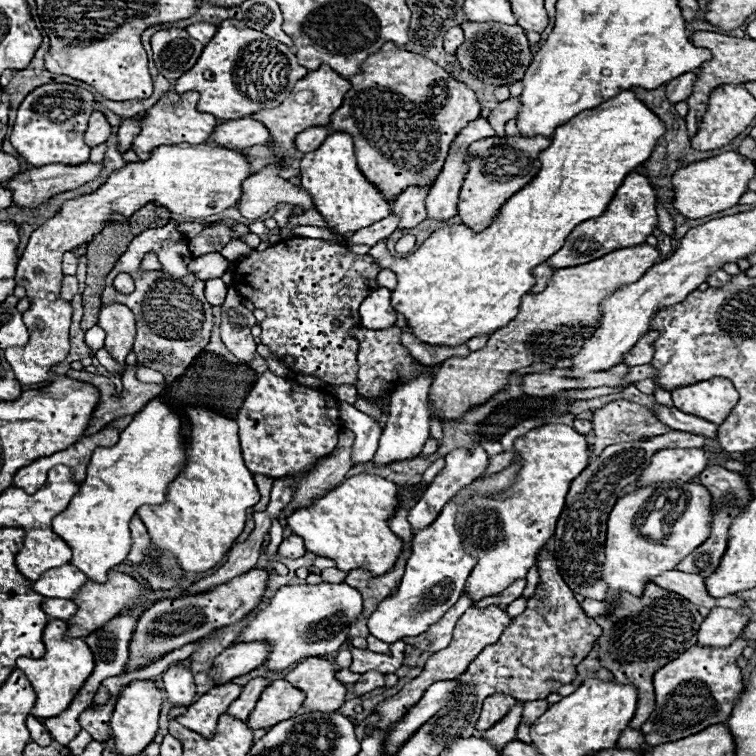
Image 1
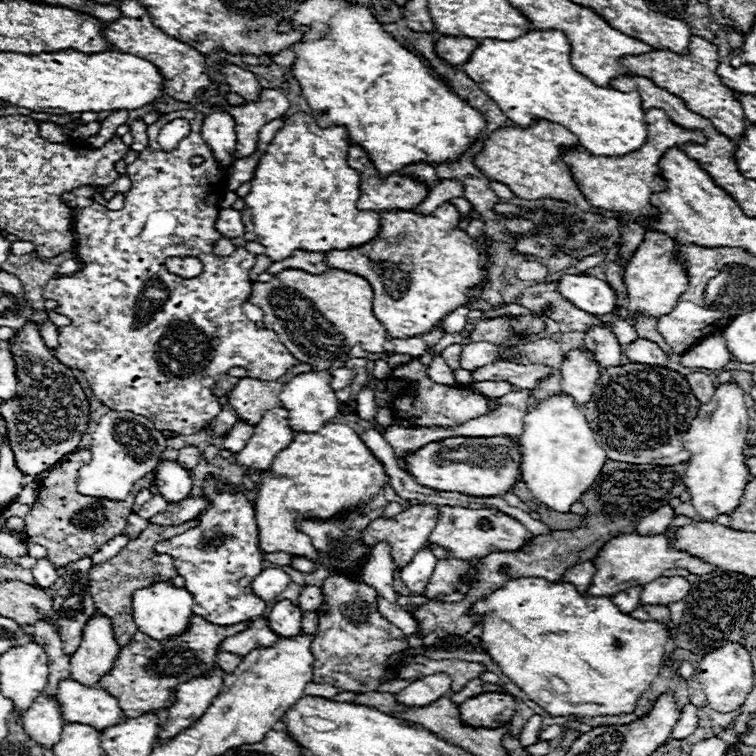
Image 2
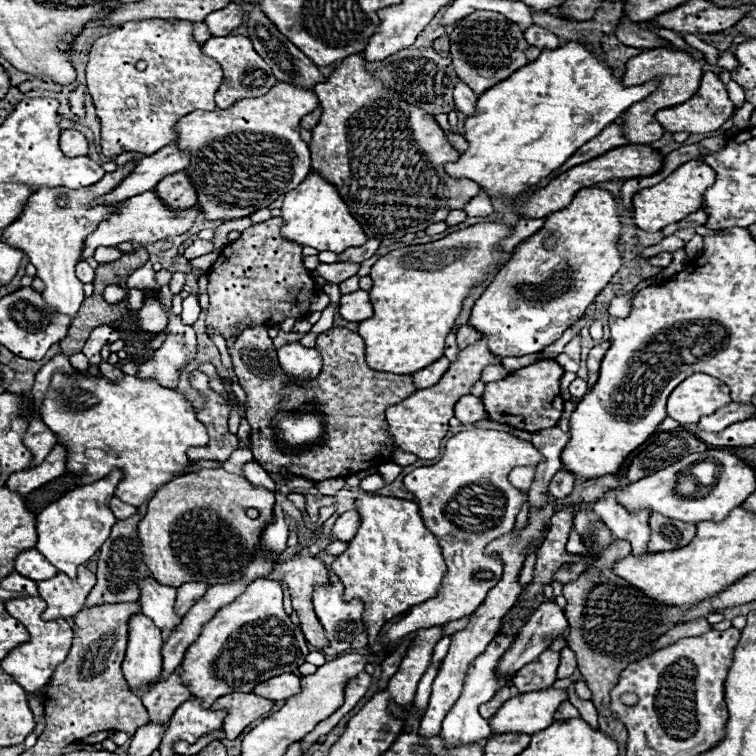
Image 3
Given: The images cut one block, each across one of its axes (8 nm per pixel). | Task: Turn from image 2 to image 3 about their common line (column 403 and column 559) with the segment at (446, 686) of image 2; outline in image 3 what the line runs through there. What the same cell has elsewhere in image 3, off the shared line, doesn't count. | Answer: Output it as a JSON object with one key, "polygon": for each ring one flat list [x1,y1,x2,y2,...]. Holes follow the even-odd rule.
{"polygon":[[538,690,514,696,488,720,494,734,536,734,554,722,554,710,568,700,566,690]]}

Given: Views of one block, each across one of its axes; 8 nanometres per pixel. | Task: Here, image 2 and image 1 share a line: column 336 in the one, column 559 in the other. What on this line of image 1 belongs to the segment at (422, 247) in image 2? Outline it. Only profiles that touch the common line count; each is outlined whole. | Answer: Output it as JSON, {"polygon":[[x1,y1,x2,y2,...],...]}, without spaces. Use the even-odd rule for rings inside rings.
{"polygon":[[628,174,622,182,622,186,616,190,612,202,608,204,606,212,600,218,586,220,578,224,576,230,568,236,564,248,556,252,556,256,550,256,546,264,554,270,560,268,572,268,580,264,588,264,596,258,606,256,608,252,614,252,618,248,628,248,628,246,638,246,644,244,646,238,654,232,656,228,656,198,654,190,648,182,646,176,640,174]]}

